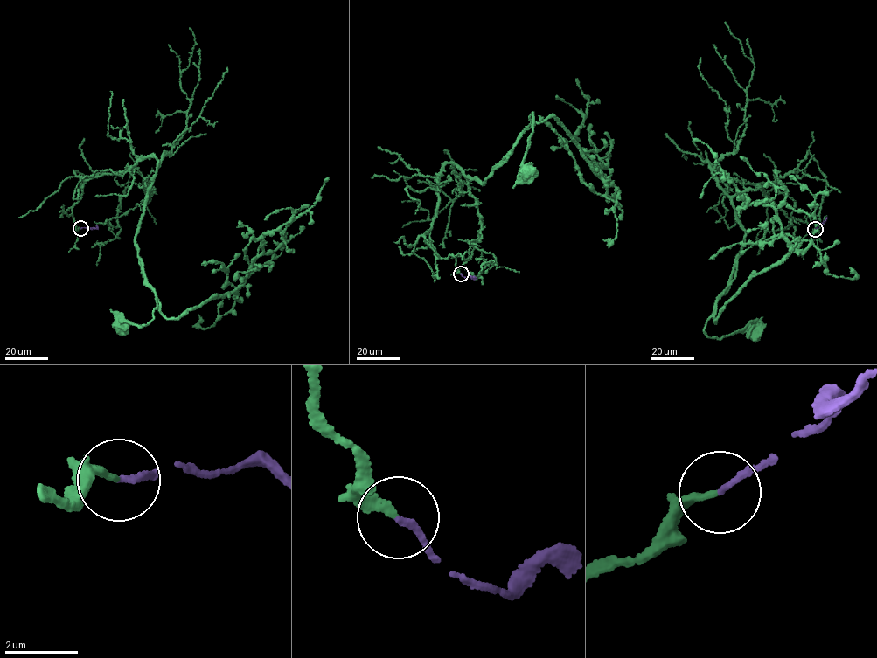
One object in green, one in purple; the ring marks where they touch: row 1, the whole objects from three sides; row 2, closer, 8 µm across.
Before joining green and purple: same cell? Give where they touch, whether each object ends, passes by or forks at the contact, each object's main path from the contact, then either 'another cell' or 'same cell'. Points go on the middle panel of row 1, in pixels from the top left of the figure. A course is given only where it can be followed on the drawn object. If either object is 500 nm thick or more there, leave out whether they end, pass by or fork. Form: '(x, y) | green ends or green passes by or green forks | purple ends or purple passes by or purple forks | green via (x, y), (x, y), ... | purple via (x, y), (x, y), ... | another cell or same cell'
(461, 273) | green ends | purple ends | green via (460, 273), (425, 235), (440, 169), (453, 162), (485, 183), (533, 113), (528, 171) | purple via (460, 273), (463, 277), (475, 278), (473, 280) | same cell

